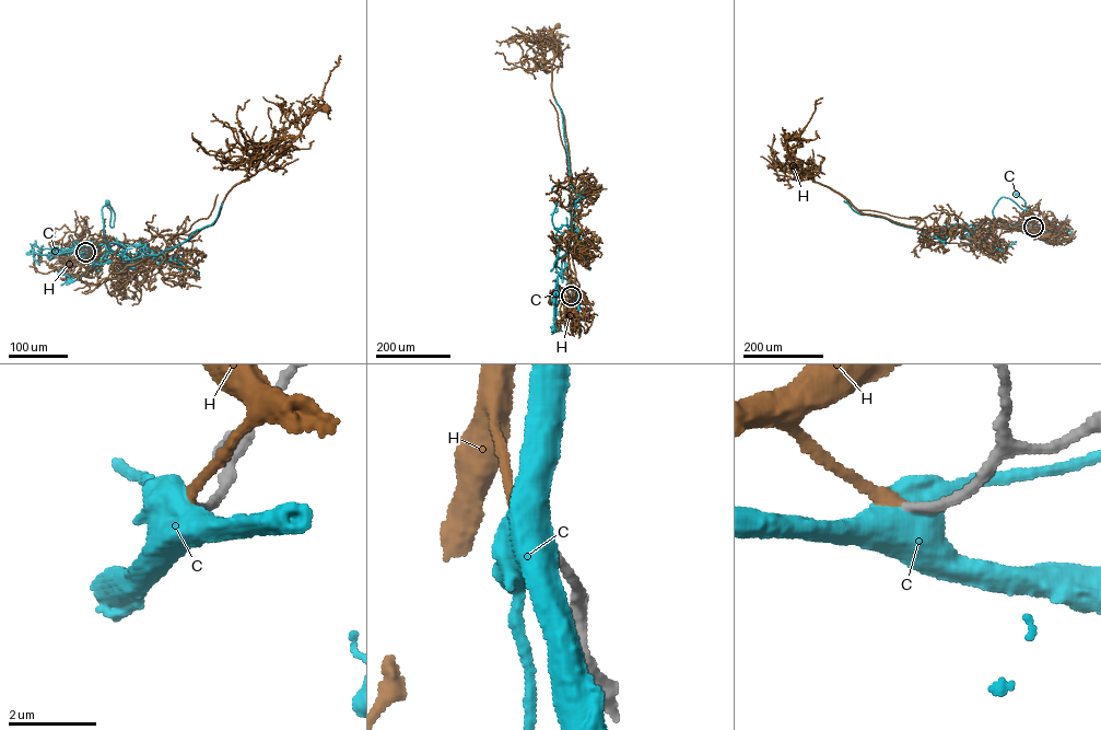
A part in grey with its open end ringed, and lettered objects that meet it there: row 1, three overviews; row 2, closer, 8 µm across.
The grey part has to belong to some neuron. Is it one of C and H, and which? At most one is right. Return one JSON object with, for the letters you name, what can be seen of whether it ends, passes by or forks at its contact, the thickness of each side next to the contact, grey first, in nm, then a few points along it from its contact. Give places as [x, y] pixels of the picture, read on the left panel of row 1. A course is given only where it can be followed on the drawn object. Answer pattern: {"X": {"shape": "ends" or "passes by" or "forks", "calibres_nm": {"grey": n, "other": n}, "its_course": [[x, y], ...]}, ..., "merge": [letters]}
{"H": {"shape": "ends", "calibres_nm": {"grey": 240, "other": 220}, "its_course": [[85, 252], [138, 263], [153, 248], [166, 256], [213, 224], [233, 186], [326, 108]]}, "merge": ["H"]}

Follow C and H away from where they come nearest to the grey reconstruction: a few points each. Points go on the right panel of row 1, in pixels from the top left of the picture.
C: (1033, 227), (999, 222), (994, 217), (994, 207), (1002, 197), (1027, 209), (1025, 200), (1017, 194)
H: (1032, 227), (1002, 227), (973, 235), (965, 227), (927, 231), (862, 213), (791, 160), (787, 136)

